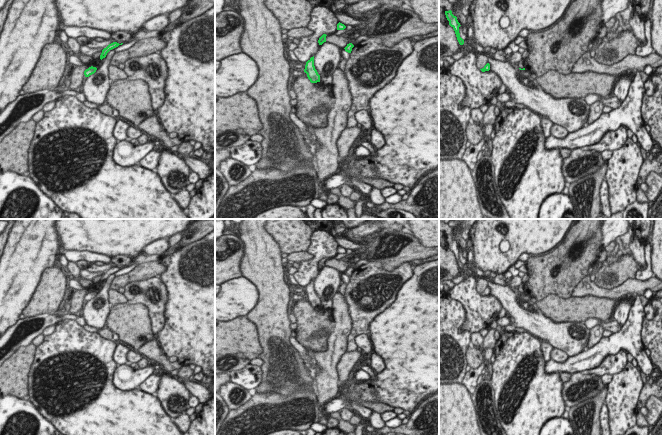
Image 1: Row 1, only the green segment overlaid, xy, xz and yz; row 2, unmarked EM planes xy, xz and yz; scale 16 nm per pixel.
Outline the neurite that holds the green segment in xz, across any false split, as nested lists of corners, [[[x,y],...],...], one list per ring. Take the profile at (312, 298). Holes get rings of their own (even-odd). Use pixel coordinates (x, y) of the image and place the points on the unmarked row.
[[[314,280],[306,286],[304,296],[307,298],[307,301],[311,307],[320,306],[320,299],[314,290]]]

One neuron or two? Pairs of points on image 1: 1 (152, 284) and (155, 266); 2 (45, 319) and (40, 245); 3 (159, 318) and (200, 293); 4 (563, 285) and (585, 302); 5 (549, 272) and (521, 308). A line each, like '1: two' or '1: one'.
1: two
2: two
3: two
4: two
5: two

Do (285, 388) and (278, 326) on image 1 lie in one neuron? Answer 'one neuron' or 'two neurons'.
one neuron

